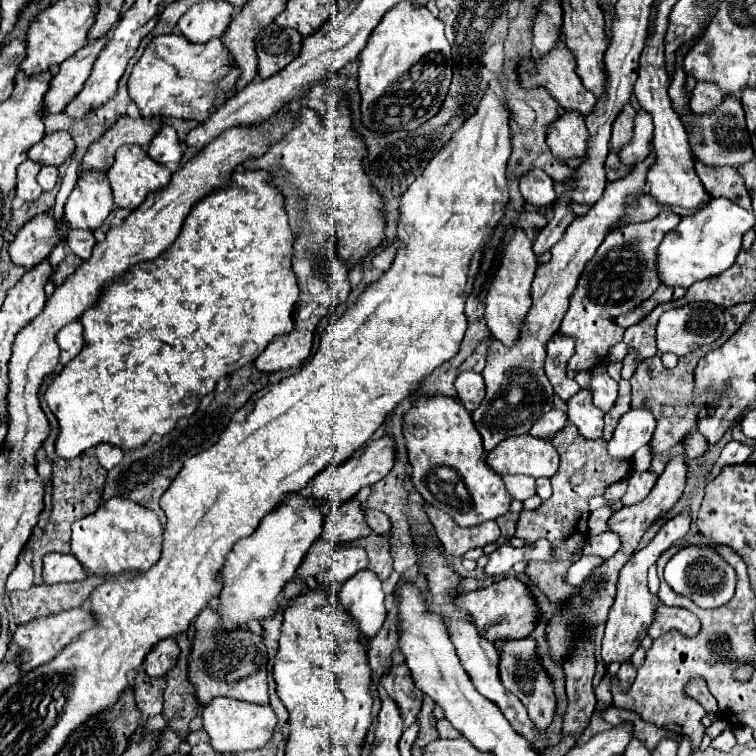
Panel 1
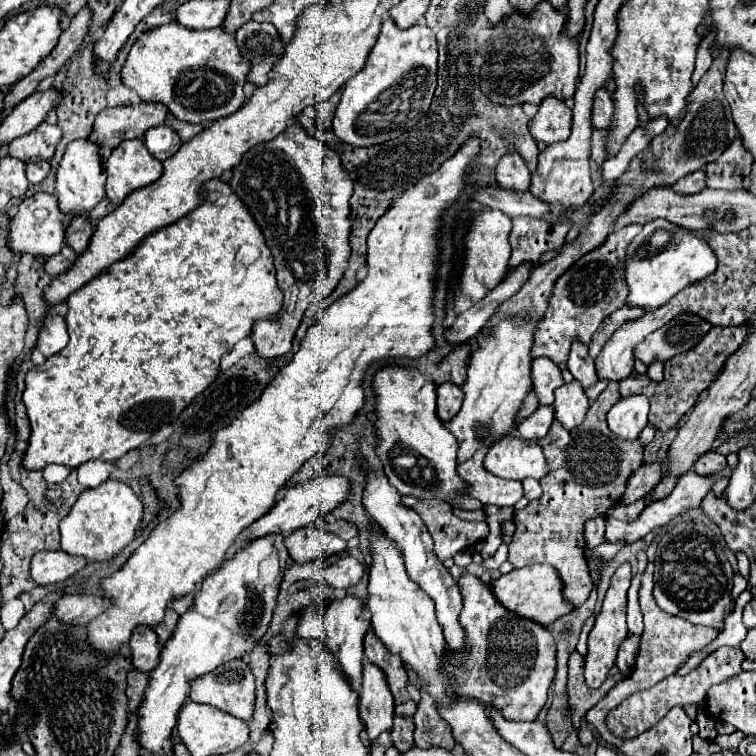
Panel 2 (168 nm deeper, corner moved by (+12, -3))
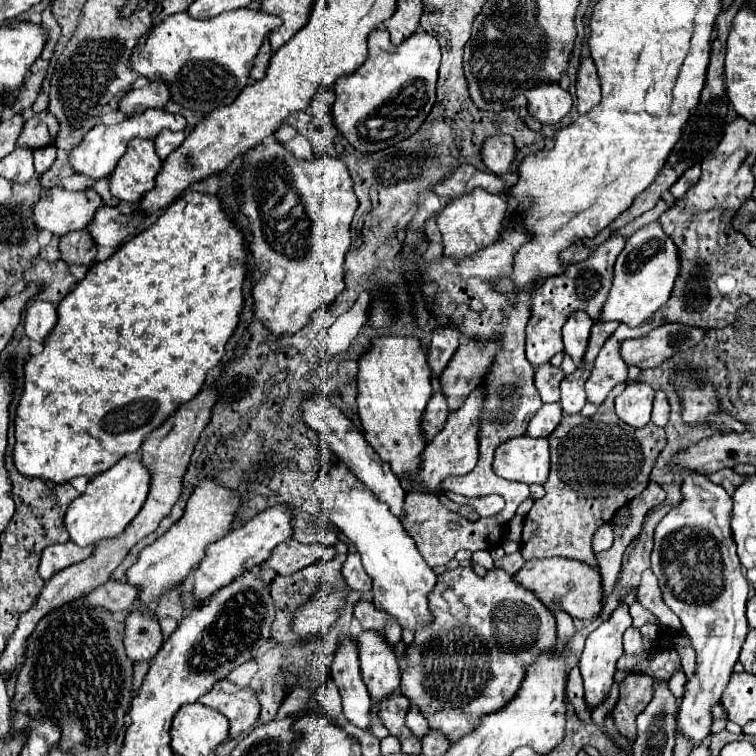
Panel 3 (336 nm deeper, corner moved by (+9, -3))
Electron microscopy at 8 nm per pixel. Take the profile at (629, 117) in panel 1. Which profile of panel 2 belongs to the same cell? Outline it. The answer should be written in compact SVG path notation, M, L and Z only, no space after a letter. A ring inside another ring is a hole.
M598 90L596 98L594 98L594 108L592 108L594 128L608 130L612 118L614 118L614 102L612 102L608 90Z

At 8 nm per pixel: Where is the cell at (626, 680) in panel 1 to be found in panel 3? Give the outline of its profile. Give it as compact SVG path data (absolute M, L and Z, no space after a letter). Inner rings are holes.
M629 626L623 634L623 644L625 644L625 652L627 654L635 654L635 652L643 652L641 648L641 634L639 634L639 628L635 626Z

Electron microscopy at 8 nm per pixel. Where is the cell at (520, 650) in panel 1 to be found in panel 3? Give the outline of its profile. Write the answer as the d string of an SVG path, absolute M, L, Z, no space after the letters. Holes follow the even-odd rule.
M455 568L437 576L435 588L429 592L431 624L417 630L411 646L399 658L401 666L401 692L409 698L429 722L431 730L441 732L449 742L471 732L479 724L479 718L499 710L507 704L519 682L523 682L523 670L533 662L535 654L555 644L555 616L537 598L535 592L515 582L511 574L501 568L491 568L485 576L477 576L473 568Z

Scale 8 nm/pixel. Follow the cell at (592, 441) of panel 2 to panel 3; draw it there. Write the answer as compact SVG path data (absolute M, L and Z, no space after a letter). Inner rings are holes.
M617 384L591 418L585 418L581 414L571 414L571 416L565 414L563 422L549 436L551 474L549 480L543 484L547 494L541 500L535 500L531 512L525 516L525 528L521 540L521 552L525 560L563 556L563 558L579 558L581 562L591 562L591 566L595 566L597 560L591 548L591 538L595 530L603 524L609 524L621 506L629 504L635 496L639 496L647 488L649 472L659 452L665 448L665 430L655 424L653 428L649 426L633 428L621 422L615 414L613 400L623 390L625 384Z

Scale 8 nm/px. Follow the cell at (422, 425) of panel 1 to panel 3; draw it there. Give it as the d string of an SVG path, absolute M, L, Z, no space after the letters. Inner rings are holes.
M383 336L375 338L371 348L359 356L359 420L367 442L385 462L389 462L395 476L415 474L419 470L419 454L427 444L421 432L421 416L433 390L425 354L427 346L415 336Z

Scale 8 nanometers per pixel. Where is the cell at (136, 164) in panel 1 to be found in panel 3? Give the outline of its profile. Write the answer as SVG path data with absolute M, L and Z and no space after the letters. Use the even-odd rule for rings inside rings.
M133 138L109 178L111 194L131 204L139 202L141 196L155 186L155 176L161 166L163 162L155 154L153 140Z

